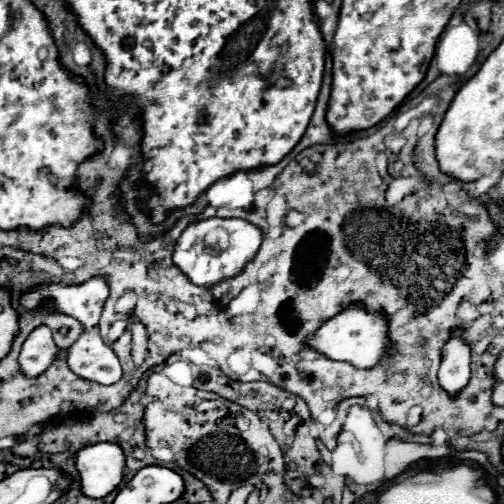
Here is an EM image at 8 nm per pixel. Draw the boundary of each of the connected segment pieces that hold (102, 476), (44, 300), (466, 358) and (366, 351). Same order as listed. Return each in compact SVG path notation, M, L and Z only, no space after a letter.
M114 442L84 446L74 456L80 474L80 490L88 498L104 498L122 480L124 452Z
M96 276L96 278L90 278L88 282L77 286L63 286L55 283L40 284L28 292L22 293L19 303L22 307L32 310L42 308L42 306L46 306L52 300L58 312L76 318L84 326L84 330L98 330L100 312L104 308L104 302L106 302L108 294L110 294L108 278L106 276Z
M452 328L452 338L442 346L438 383L448 394L456 396L470 380L470 346L462 340L460 330Z
M352 302L336 316L322 320L320 328L306 336L306 348L314 348L330 360L344 360L356 368L372 368L384 356L390 356L394 342L388 338L388 316L384 310L370 310L362 302Z

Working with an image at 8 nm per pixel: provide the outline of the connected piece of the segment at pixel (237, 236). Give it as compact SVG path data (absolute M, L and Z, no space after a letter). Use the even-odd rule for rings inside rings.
M242 218L194 220L180 234L180 238L176 242L176 248L174 248L174 254L172 254L172 262L184 272L184 276L192 284L204 286L204 288L214 288L222 280L234 278L234 276L244 272L246 264L250 264L256 258L256 254L258 254L258 250L262 246L262 236L264 236L264 232L262 232L260 226L250 224L248 220L242 220ZM210 232L216 234L216 240L208 248L206 246L206 236Z

